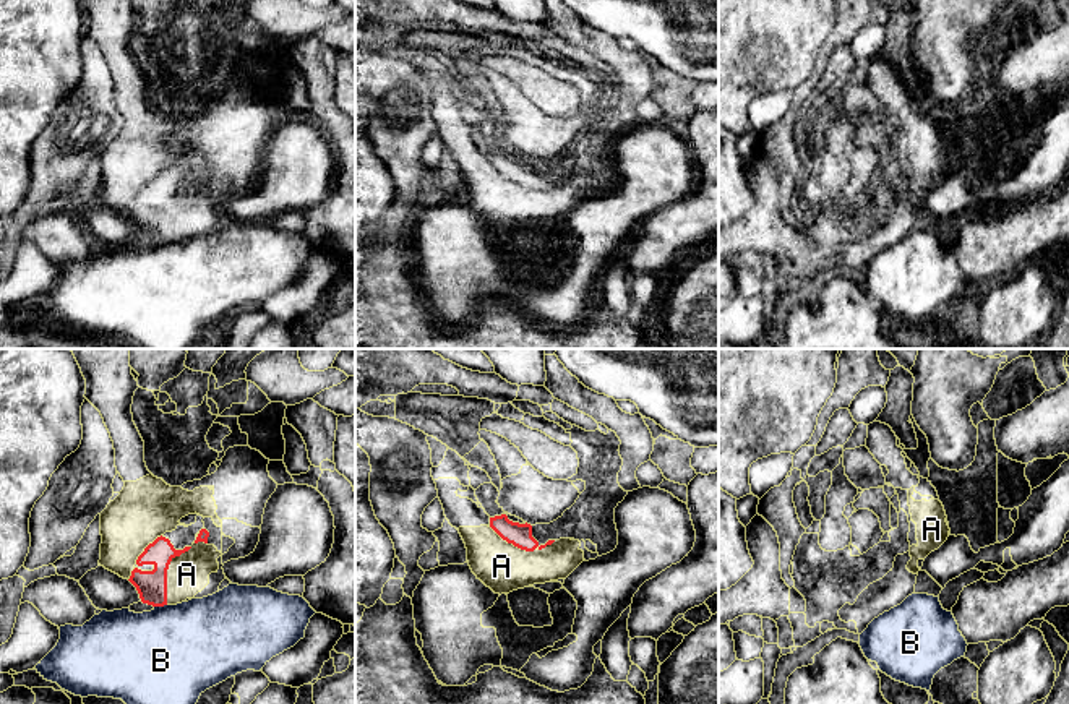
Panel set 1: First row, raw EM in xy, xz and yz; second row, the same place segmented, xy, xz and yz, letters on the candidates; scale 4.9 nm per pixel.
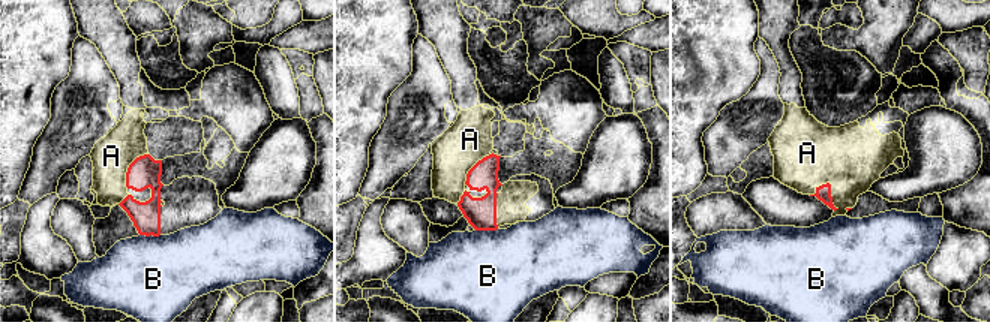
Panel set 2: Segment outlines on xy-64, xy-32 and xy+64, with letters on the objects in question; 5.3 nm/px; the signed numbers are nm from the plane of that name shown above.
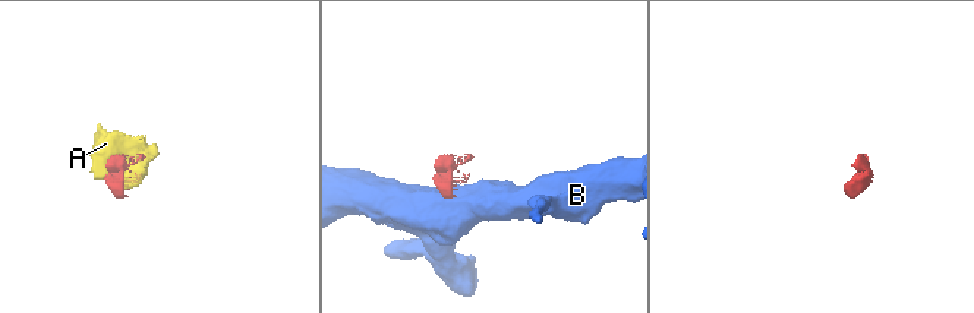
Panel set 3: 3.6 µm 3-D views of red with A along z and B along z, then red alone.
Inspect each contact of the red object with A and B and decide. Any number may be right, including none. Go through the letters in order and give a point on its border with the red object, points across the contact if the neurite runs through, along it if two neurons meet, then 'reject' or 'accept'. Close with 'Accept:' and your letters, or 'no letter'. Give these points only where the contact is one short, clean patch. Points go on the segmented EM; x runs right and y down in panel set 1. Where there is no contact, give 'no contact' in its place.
A: contact xy (166, 573); accept
B: contact xy (159, 605); border xy (166, 604), (154, 607); reject
Accept: A

